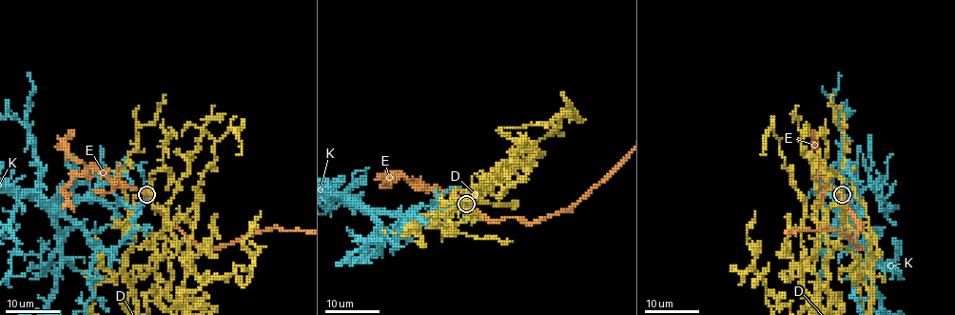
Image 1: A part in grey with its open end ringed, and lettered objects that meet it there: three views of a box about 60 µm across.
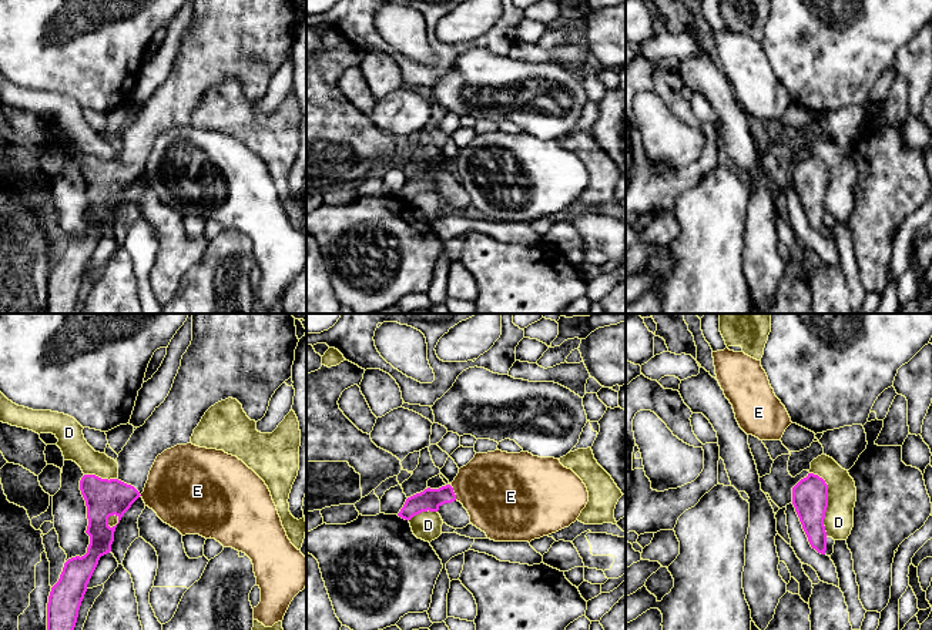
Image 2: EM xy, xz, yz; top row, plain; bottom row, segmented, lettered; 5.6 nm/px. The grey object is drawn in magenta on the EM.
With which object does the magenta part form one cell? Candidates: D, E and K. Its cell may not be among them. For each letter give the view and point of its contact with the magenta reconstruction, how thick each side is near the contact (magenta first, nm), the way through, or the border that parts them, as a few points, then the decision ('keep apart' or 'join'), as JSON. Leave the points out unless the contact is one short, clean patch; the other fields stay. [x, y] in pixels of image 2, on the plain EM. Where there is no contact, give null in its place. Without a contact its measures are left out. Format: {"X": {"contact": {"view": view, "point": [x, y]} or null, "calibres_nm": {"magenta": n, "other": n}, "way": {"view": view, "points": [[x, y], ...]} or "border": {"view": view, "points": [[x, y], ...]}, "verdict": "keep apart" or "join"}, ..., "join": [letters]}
{"D": {"contact": {"view": "yz", "point": [827, 183]}, "calibres_nm": {"magenta": 200, "other": 170}, "verdict": "keep apart"}, "E": {"contact": {"view": "xz", "point": [453, 174]}, "calibres_nm": {"magenta": 120, "other": 420}, "border": {"view": "xz", "points": [[451, 167], [456, 180]]}, "verdict": "keep apart"}, "K": {"contact": null, "verdict": "keep apart"}, "join": []}

